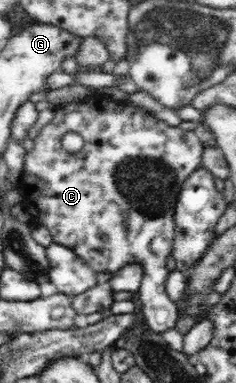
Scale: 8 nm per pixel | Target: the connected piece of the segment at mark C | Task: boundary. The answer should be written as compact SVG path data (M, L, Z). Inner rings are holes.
M90 96L90 98L78 103L59 106L53 118L32 136L32 140L34 140L34 144L30 154L26 157L22 179L24 179L24 182L32 182L33 194L31 198L36 201L40 210L40 215L35 220L35 223L46 226L53 238L53 242L73 250L93 271L96 271L98 283L108 283L114 272L118 272L120 268L128 266L130 262L139 262L144 272L144 281L139 288L139 298L143 302L142 314L145 316L144 324L156 333L162 333L168 330L168 328L174 328L179 310L176 310L176 303L171 301L166 293L164 282L166 282L169 273L168 269L166 269L166 258L170 256L173 248L175 238L175 208L181 186L189 174L192 174L198 167L203 166L202 152L205 148L203 148L203 144L198 140L198 136L194 132L184 132L180 128L172 128L165 121L156 120L156 118L144 114L141 108L137 108L130 103L112 104L112 101L106 98L101 97L101 100L98 100L98 96ZM68 132L79 134L84 139L82 150L70 153L63 148L61 140Z

